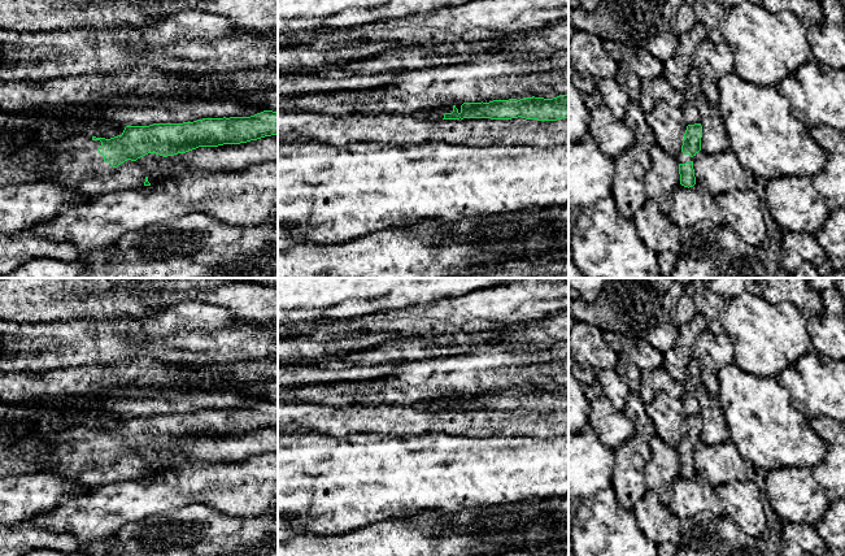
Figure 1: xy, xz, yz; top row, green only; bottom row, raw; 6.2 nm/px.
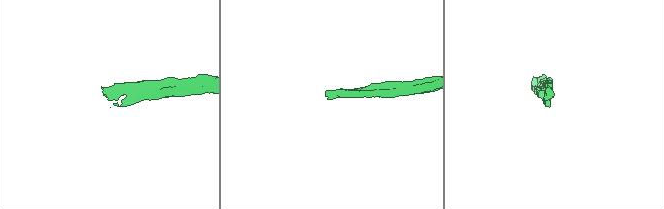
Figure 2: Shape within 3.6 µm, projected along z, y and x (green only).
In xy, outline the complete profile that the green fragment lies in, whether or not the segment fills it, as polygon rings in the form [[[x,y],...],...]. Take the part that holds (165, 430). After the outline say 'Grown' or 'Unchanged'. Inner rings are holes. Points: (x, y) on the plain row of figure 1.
[[[273,401],[251,408],[126,417],[121,426],[110,430],[67,426],[48,436],[48,470],[79,479],[90,488],[135,481],[151,477],[145,460],[136,453],[148,444],[167,448],[199,438],[240,435],[271,426],[278,426],[278,404]]]. Grown

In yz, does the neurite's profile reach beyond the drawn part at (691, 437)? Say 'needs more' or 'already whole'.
already whole

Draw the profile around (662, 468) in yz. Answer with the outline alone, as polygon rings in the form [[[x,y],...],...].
[[[659,435],[649,440],[650,460],[645,462],[645,479],[661,500],[670,505],[672,482],[680,475],[679,448],[667,444]]]

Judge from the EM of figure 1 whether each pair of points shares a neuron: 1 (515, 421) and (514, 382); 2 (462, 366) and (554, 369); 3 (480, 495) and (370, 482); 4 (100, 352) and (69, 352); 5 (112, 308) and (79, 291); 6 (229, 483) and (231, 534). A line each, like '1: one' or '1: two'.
1: two
2: one
3: one
4: one
5: one
6: two

